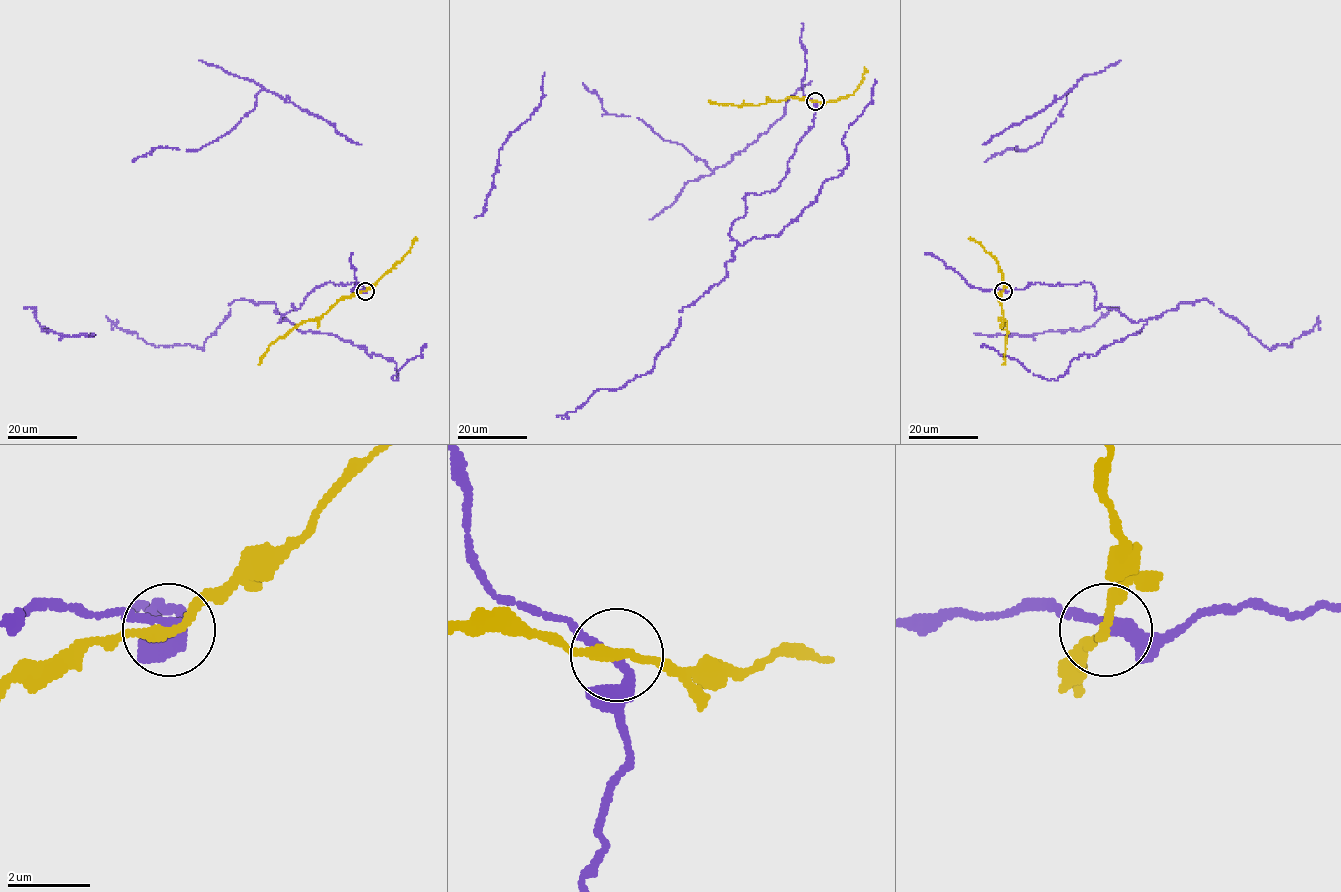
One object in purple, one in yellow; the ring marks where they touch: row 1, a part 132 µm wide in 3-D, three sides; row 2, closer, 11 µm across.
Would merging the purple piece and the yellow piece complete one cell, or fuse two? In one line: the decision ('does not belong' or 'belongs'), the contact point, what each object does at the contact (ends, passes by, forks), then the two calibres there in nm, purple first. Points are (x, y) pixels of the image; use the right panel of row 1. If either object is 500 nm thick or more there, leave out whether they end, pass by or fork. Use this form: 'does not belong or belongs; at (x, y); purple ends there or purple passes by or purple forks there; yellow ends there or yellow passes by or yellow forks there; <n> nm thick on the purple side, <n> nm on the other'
does not belong; at (1003, 291); purple passes by; yellow passes by; 240 nm thick on the purple side, 220 nm on the other

